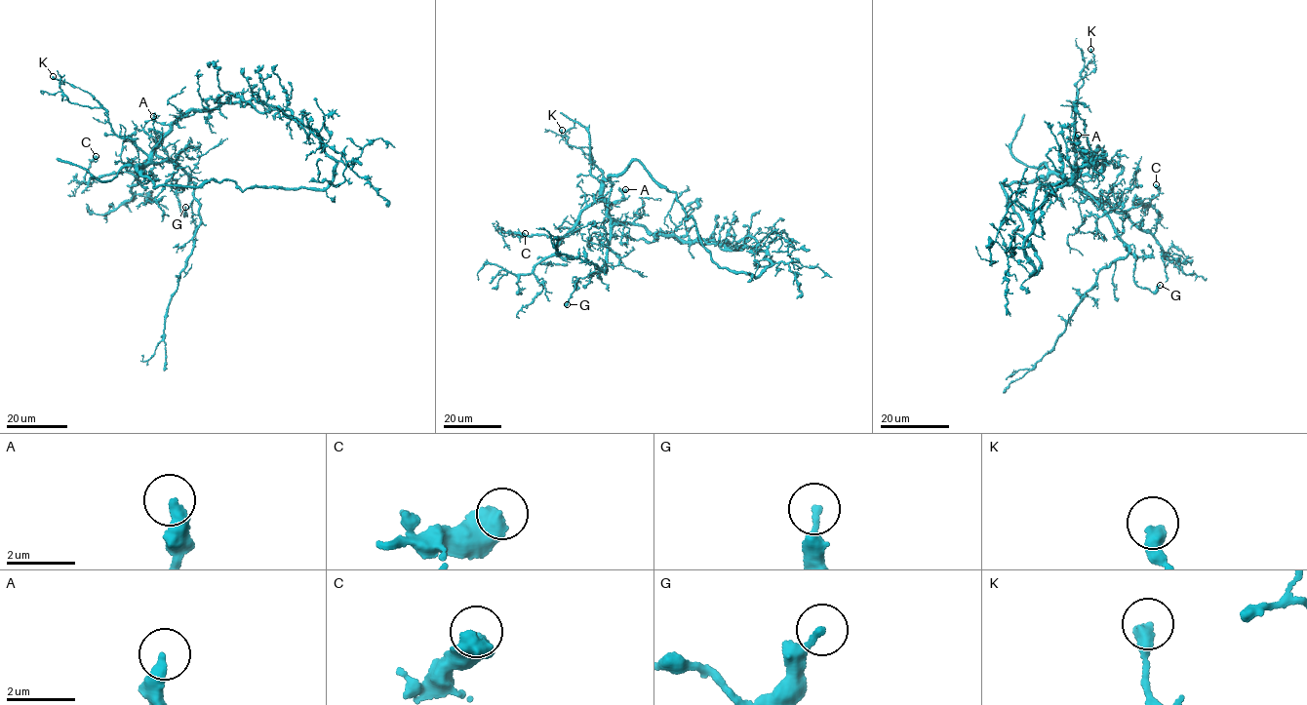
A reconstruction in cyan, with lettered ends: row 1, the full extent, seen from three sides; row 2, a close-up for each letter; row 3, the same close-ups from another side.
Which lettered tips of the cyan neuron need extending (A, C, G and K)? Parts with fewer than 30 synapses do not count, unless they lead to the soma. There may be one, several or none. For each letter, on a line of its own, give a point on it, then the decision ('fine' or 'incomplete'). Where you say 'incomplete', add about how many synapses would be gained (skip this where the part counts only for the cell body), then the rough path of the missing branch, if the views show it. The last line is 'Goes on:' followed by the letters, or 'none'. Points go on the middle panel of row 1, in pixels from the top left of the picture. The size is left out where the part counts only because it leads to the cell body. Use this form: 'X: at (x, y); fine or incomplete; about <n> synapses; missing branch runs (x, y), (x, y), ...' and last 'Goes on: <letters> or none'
A: at (625, 189); fine
C: at (525, 233); fine
G: at (567, 304); fine
K: at (562, 130); fine
Goes on: none

